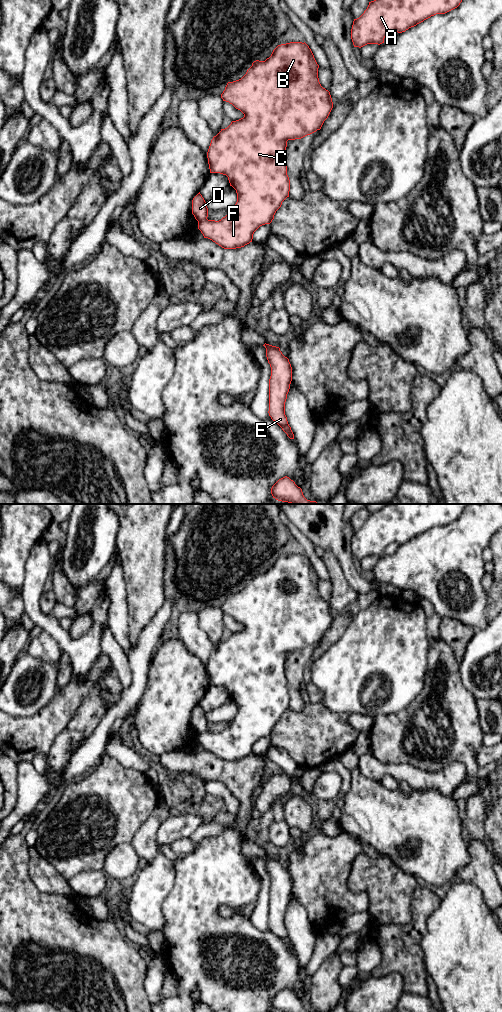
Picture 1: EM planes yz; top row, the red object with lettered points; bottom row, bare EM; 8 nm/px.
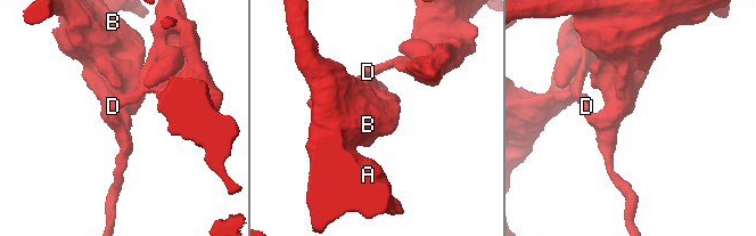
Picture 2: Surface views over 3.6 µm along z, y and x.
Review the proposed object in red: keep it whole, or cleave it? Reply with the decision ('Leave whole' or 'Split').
Split

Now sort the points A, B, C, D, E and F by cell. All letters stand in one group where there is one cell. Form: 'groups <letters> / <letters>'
groups A B C E F / D

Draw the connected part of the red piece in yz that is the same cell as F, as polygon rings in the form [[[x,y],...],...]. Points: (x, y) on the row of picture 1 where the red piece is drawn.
[[[290,42],[278,45],[265,61],[256,60],[239,80],[228,82],[221,94],[223,101],[240,110],[244,117],[231,124],[213,137],[207,158],[210,173],[228,177],[230,186],[237,193],[237,202],[230,212],[219,221],[205,219],[198,222],[198,229],[224,249],[244,247],[252,242],[254,232],[262,225],[270,224],[282,202],[289,197],[290,180],[287,175],[286,147],[288,140],[301,139],[320,130],[328,118],[333,102],[330,92],[323,88],[318,78],[314,55],[304,42]]]

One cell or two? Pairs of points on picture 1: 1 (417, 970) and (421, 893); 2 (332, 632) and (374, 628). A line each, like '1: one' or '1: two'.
1: one
2: two

